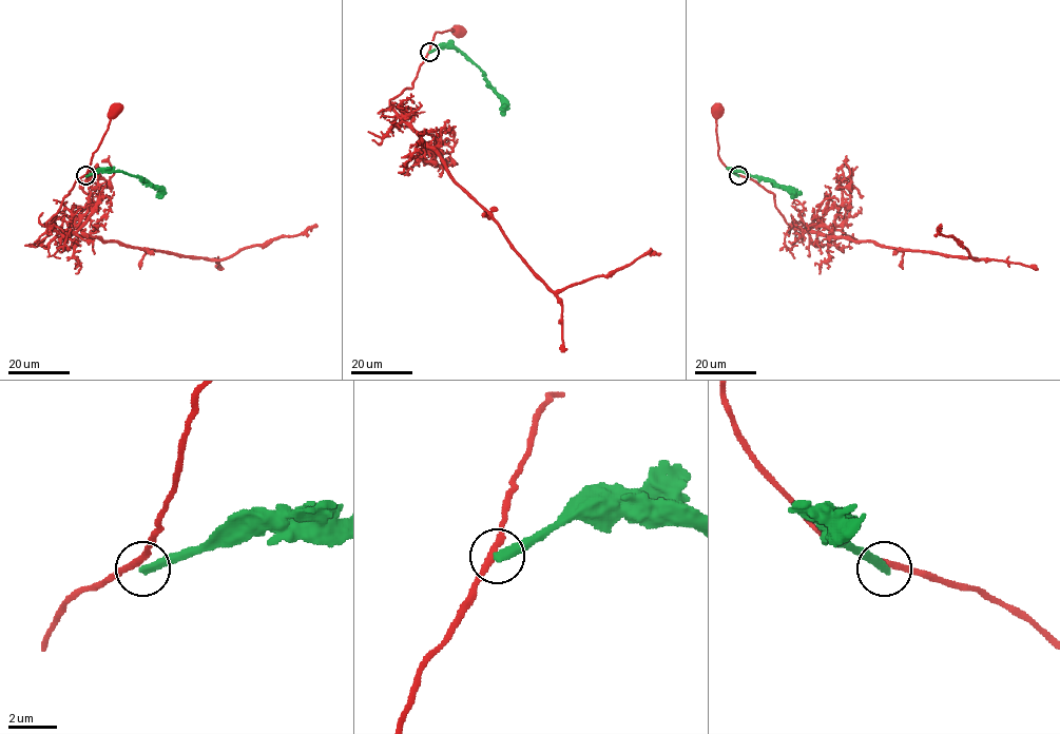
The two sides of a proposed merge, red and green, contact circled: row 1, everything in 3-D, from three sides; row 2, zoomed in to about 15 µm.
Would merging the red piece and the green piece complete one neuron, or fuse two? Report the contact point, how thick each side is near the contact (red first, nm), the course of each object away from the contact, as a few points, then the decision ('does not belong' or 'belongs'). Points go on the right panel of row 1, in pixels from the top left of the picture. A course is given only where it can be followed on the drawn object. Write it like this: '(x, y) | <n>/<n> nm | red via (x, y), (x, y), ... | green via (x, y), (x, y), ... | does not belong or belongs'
(738, 175) | 260/360 nm | red via (738, 175), (729, 170), (718, 154), (717, 109) | green via (738, 176), (733, 170), (772, 179), (802, 194) | does not belong

